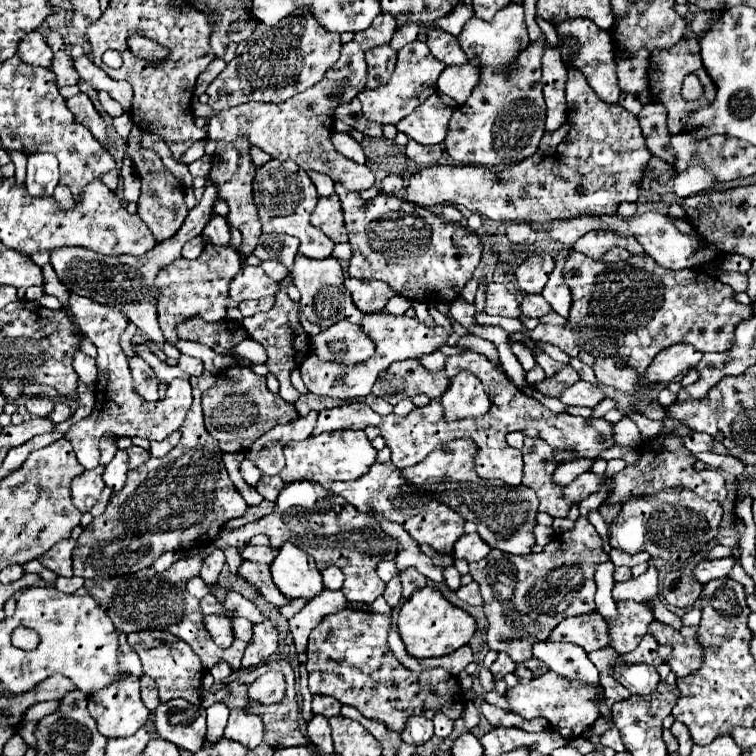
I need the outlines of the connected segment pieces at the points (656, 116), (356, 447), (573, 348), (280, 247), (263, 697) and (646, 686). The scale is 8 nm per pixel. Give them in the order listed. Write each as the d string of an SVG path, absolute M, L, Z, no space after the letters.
M647 103L639 113L639 125L643 129L647 147L653 155L665 159L667 163L675 161L673 149L669 145L669 131L665 125L665 109L659 103Z
M361 429L313 435L299 443L287 443L283 451L285 451L287 465L279 475L285 481L285 485L301 479L315 481L323 487L329 487L333 481L353 481L365 475L365 471L369 471L369 467L375 463L375 457L377 457L375 447L367 439L365 431Z
M569 249L563 277L573 295L567 323L557 329L553 325L537 325L529 331L529 337L553 343L569 357L581 359L595 371L599 383L635 397L631 399L633 407L653 421L665 417L665 409L651 401L653 389L643 389L649 385L641 383L653 357L677 343L689 343L703 353L727 351L733 345L735 325L753 317L753 305L737 303L733 289L713 273L669 271L645 253L631 255L627 261L605 263Z
M261 235L253 255L259 259L275 259L283 263L285 267L293 265L293 259L297 255L299 239L289 235Z
M265 673L249 687L249 699L259 699L261 703L280 702L285 695L285 679L281 673Z
M619 665L613 671L621 685L625 685L631 693L637 695L649 695L649 691L657 689L657 683L661 683L659 673L655 667L649 665Z

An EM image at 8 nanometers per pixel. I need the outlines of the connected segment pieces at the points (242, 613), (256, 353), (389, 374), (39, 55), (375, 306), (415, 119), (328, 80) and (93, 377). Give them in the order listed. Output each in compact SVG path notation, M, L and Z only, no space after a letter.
M227 589L227 597L223 601L223 607L229 607L233 611L233 617L247 617L249 621L263 621L265 615L247 599L243 599L237 591Z
M245 339L245 341L241 341L241 345L237 345L237 347L233 347L231 351L229 351L229 355L235 355L235 357L241 357L241 359L247 359L247 361L251 361L251 363L265 363L267 361L267 353L265 353L265 349L257 343L257 341L253 341L253 339Z
M407 359L393 363L385 369L375 385L373 395L397 405L401 399L413 399L415 395L427 395L429 399L441 397L449 387L449 377L445 369L429 371L417 359Z
M33 31L33 33L25 35L25 39L21 39L21 43L17 47L17 55L19 55L19 59L23 63L39 65L39 67L49 67L53 51L45 43L43 35L37 33L37 31Z
M345 279L345 287L349 287L353 303L363 313L381 311L395 295L387 283L377 279Z
M433 93L431 97L425 99L423 105L419 105L411 115L401 119L401 123L397 123L395 127L397 131L405 133L417 143L423 143L423 145L443 143L449 129L451 113L453 109L457 109L455 103L453 105L449 103L451 99L447 95Z
M379 13L369 29L355 33L355 39L345 43L341 49L339 61L325 73L325 77L311 87L281 105L273 103L243 103L231 109L225 109L209 119L209 139L233 143L237 139L247 139L251 145L263 149L273 159L279 161L297 161L297 165L305 171L319 171L329 175L335 183L341 183L349 191L363 191L375 185L375 175L367 165L359 165L339 151L335 151L331 143L333 133L333 113L337 105L351 101L359 91L365 89L367 83L367 63L365 53L371 47L379 47L391 41L397 25L395 19L387 13Z
M83 353L75 355L75 361L73 361L73 369L77 371L81 383L85 383L91 391L95 389L95 383L97 383L97 367L95 367L95 359L93 357L87 357Z

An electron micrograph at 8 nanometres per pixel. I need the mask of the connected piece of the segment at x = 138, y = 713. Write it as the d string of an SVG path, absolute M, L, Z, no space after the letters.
M129 675L121 683L113 683L111 687L89 695L87 709L89 709L91 717L97 721L99 733L105 735L107 739L135 735L147 723L147 717L149 717L149 709L143 705L143 701L139 697L139 677L135 677L135 675Z

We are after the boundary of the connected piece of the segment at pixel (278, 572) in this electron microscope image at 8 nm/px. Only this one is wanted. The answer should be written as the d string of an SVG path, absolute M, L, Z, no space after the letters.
M283 543L277 549L277 557L271 563L271 575L279 591L293 599L311 599L323 589L321 573L313 559L293 543Z

